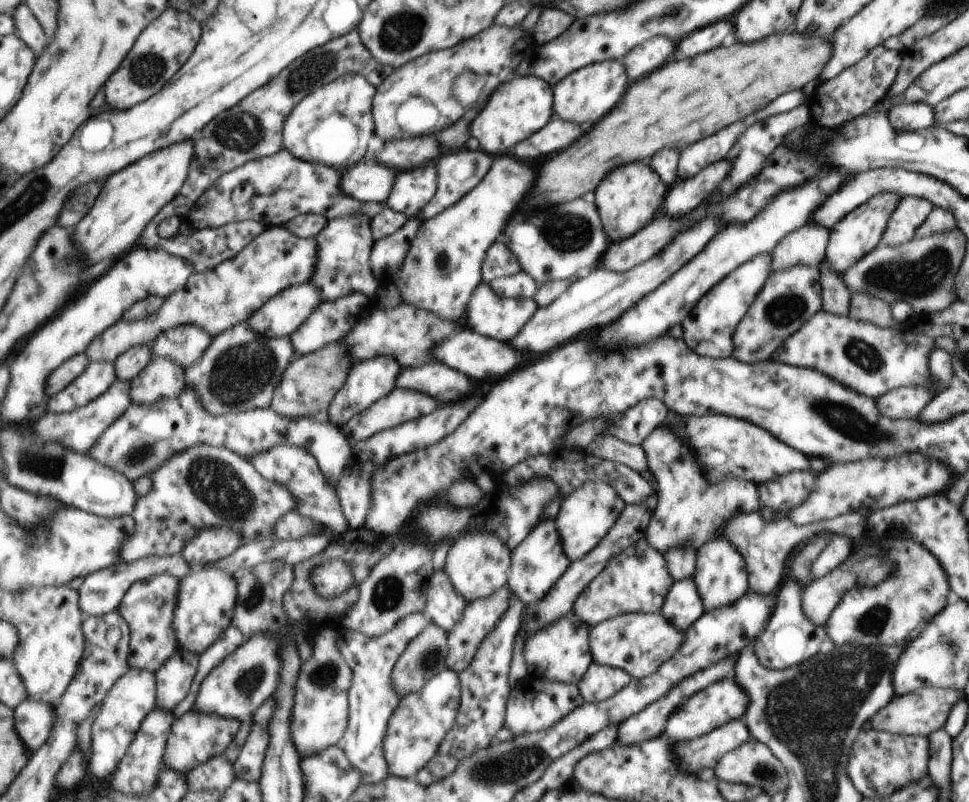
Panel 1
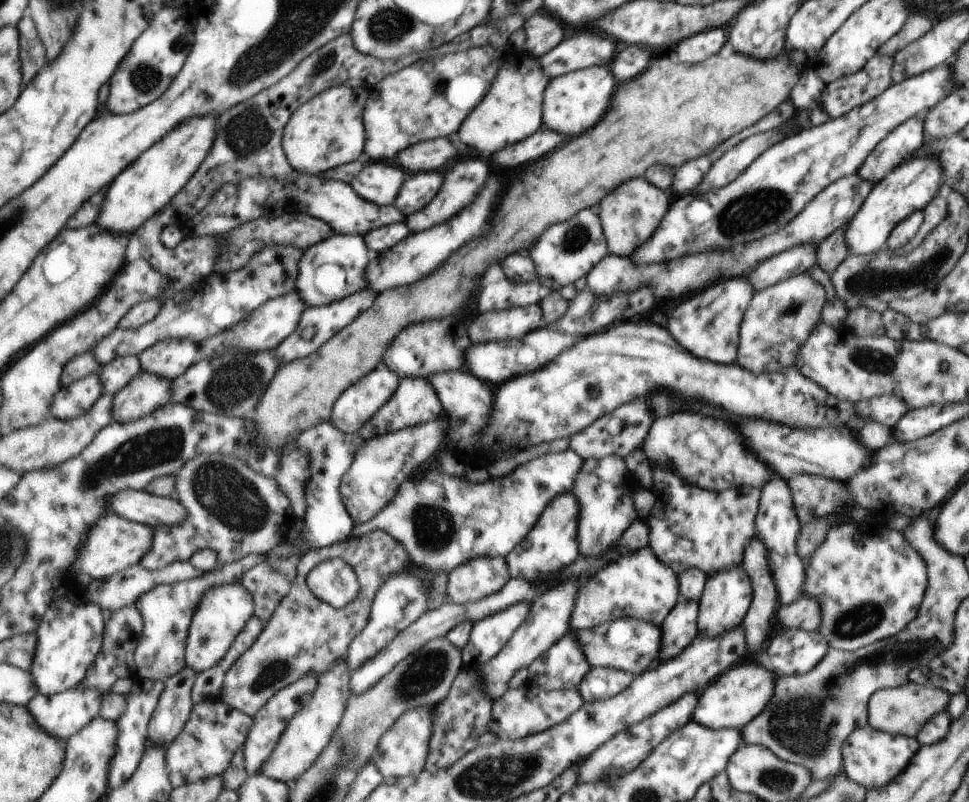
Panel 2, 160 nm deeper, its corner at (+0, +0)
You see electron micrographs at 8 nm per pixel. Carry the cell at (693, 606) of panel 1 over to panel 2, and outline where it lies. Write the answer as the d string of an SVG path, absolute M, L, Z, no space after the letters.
M681 599L664 618L659 626L663 632L660 650L653 666L677 657L697 637L696 618L699 616L699 607L695 601Z

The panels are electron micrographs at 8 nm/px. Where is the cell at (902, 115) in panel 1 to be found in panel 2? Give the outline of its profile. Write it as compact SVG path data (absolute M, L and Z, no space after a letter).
M911 117L893 129L863 162L856 175L866 181L879 182L902 161L909 159L923 144L922 122Z

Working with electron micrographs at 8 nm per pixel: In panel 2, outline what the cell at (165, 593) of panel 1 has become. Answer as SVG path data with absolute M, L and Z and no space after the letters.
M252 554L232 563L220 563L216 569L197 578L172 585L159 585L143 595L135 606L144 616L144 634L136 650L137 677L149 683L174 677L188 666L186 648L194 614L203 597L211 589L226 584L241 583L244 574L258 567L267 559L266 555Z

